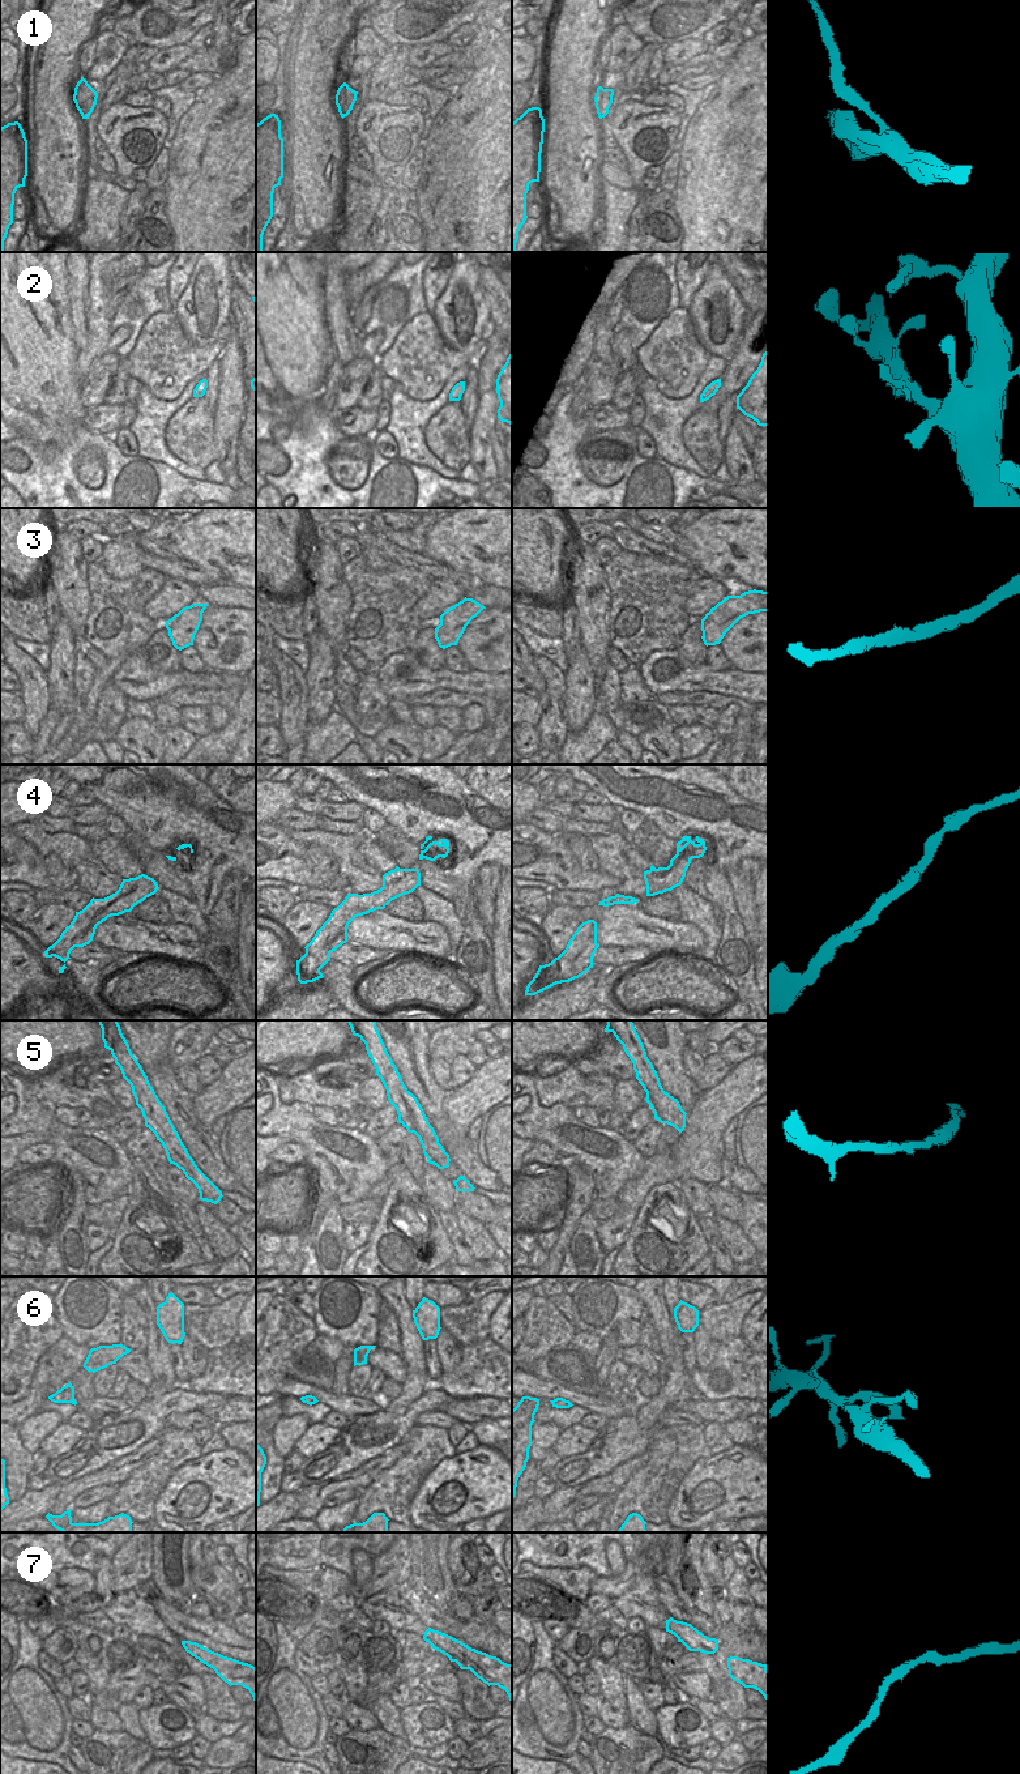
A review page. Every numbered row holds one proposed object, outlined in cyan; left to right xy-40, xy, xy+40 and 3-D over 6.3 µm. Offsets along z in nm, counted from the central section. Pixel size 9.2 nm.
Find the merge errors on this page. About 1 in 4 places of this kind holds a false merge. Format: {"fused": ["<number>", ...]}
{"fused": []}

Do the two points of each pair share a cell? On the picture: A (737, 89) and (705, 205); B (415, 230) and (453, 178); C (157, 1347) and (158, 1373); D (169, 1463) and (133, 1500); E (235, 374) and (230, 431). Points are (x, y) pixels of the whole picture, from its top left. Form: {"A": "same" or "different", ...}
{"A": "same", "B": "different", "C": "same", "D": "same", "E": "same"}

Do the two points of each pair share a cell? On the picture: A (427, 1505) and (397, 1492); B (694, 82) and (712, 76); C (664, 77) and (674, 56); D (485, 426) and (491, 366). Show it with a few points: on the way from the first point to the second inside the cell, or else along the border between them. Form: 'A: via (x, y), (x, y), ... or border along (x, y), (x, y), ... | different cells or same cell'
A: border along (430, 1472), (412, 1501), (408, 1518) | different cells
B: via (698, 81), (708, 79) | same cell
C: border along (665, 62), (681, 67) | different cells
D: border along (495, 378), (489, 388), (478, 391) | different cells

